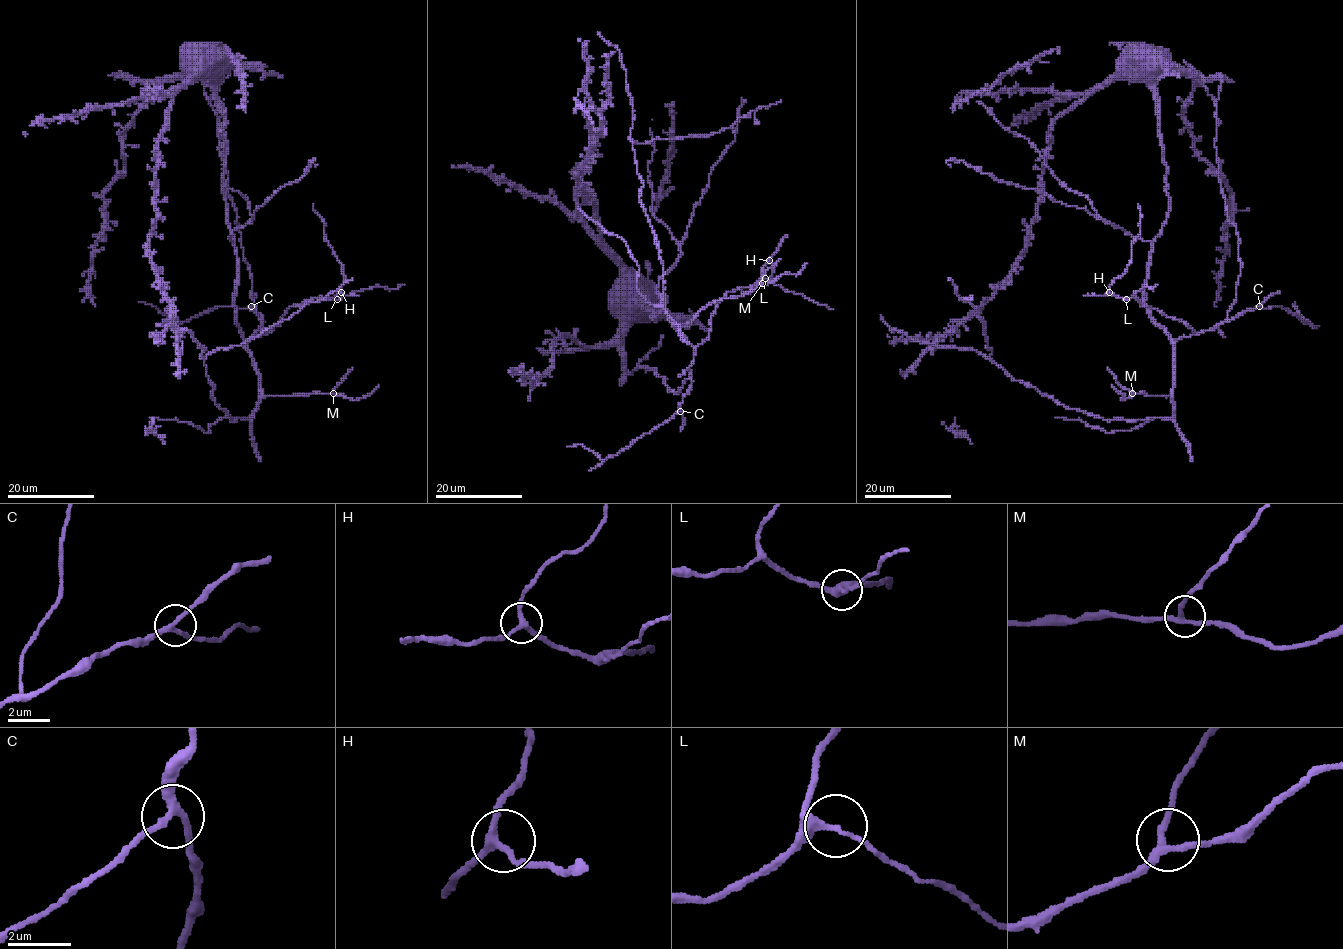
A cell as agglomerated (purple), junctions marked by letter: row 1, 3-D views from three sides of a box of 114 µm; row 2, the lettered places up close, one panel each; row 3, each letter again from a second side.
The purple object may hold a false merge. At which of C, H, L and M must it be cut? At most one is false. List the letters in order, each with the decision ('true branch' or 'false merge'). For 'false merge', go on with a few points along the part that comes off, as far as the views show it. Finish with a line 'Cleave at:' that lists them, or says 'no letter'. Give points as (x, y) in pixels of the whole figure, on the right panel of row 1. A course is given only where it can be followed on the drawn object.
C: true branch
H: true branch
L: true branch
M: true branch
Cleave at: no letter

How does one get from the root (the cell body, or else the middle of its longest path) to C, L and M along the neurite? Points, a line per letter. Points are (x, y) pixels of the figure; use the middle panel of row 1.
C: (653, 319), (666, 302), (664, 296), (669, 319), (695, 351), (690, 390), (680, 411)
L: (653, 319), (666, 302), (664, 296), (674, 328), (696, 347), (708, 336), (717, 303), (728, 292), (765, 278)
M: (653, 319), (666, 302), (662, 296), (668, 317), (676, 325), (688, 325), (707, 305), (744, 295), (762, 283)

